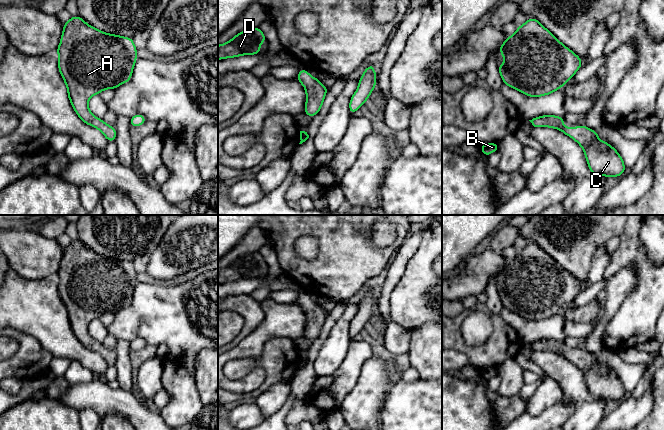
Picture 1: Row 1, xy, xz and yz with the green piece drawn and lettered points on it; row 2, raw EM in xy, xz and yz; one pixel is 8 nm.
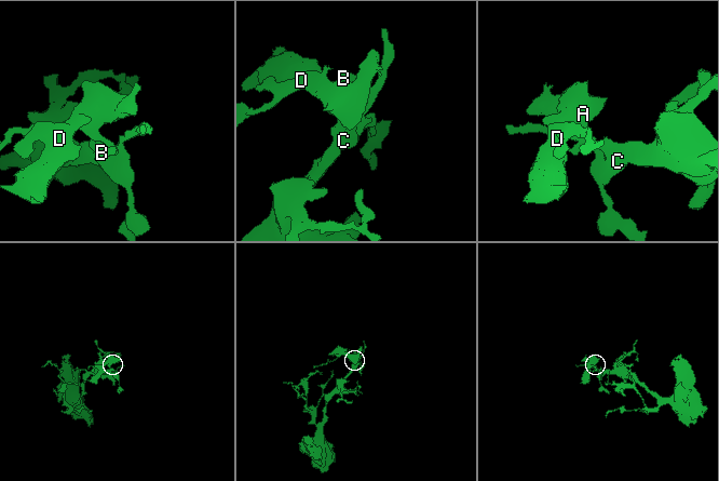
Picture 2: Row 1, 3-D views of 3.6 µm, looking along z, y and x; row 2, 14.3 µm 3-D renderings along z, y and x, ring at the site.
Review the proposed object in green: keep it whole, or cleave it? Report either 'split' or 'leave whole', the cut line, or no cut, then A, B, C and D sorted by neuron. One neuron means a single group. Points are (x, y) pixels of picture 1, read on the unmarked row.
leave whole; cut none; groups A B C D

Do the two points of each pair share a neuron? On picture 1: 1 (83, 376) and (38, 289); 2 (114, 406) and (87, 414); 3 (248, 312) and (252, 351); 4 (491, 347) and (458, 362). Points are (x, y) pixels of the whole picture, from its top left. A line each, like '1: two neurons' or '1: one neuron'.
1: two neurons
2: two neurons
3: two neurons
4: two neurons

